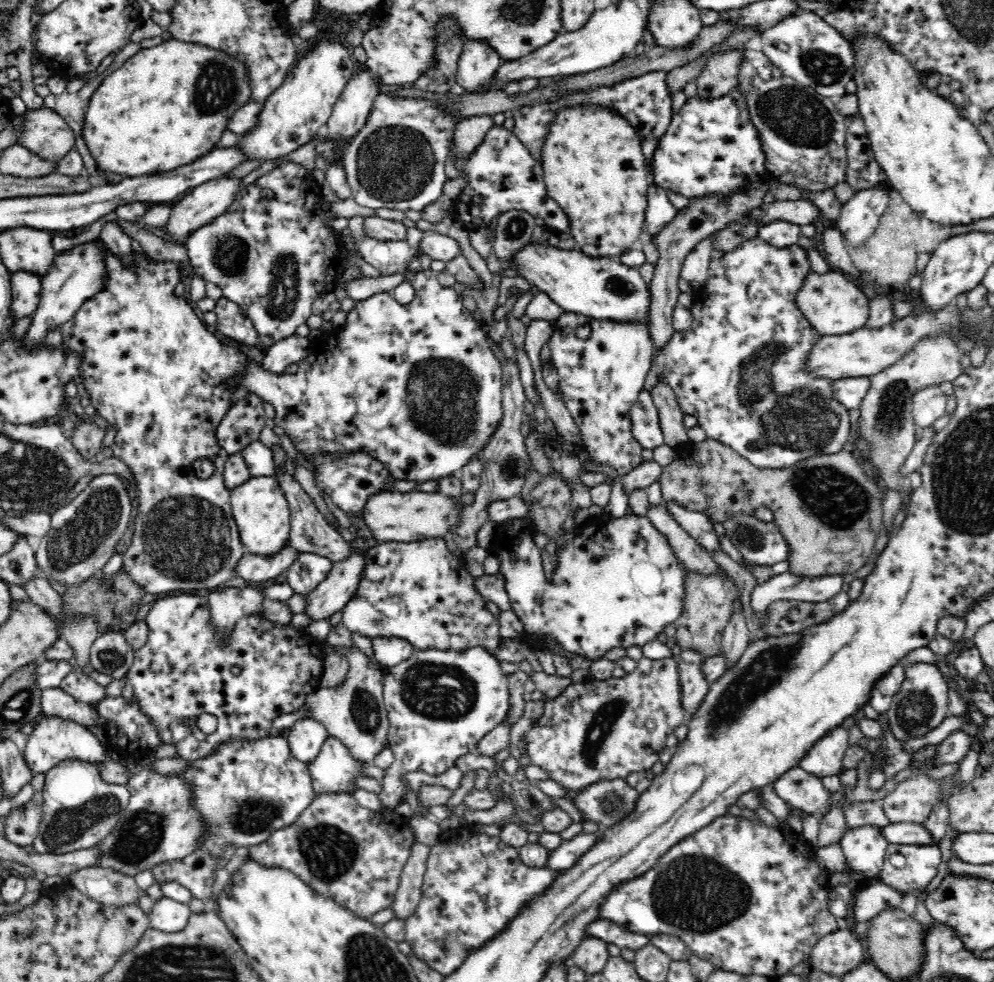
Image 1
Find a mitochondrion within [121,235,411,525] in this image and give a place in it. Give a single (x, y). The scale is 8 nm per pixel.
(283, 292)

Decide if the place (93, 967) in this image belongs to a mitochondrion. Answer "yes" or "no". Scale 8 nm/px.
no

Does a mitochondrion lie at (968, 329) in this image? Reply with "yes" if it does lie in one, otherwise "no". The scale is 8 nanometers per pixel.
yes

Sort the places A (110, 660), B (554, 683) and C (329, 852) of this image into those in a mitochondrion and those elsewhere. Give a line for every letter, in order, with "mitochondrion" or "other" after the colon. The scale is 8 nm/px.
A: mitochondrion
B: other
C: mitochondrion

